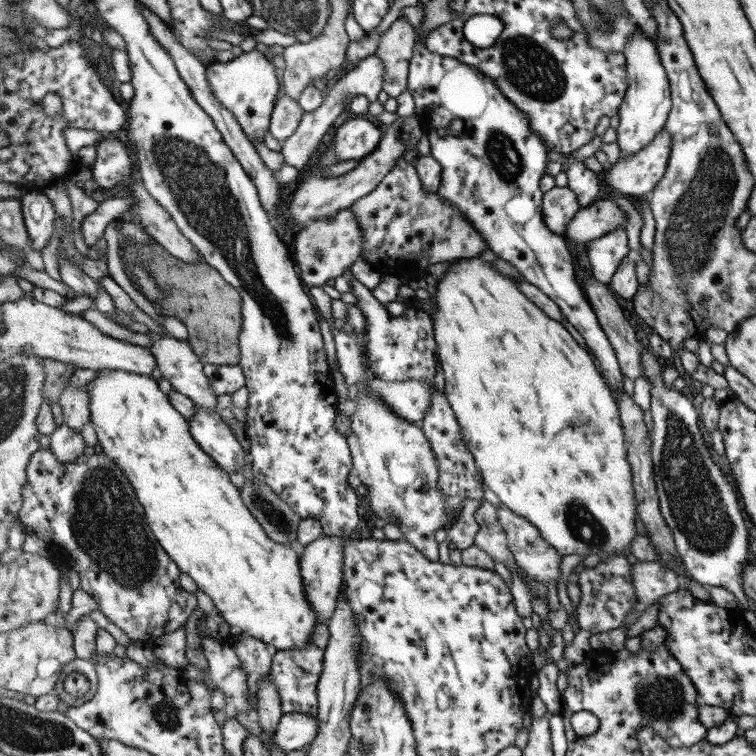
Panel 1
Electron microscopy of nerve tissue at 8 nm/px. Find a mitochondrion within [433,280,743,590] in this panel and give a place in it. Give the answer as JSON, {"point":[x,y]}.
{"point":[698,508]}

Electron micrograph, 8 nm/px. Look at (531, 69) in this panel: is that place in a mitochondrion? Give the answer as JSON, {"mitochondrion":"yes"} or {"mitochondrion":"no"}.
{"mitochondrion":"yes"}

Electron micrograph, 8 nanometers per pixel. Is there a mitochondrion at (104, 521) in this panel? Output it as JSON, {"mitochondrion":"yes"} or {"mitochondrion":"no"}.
{"mitochondrion":"yes"}

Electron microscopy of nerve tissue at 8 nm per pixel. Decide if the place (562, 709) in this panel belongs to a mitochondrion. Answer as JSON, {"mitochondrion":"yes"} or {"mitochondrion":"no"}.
{"mitochondrion":"no"}

